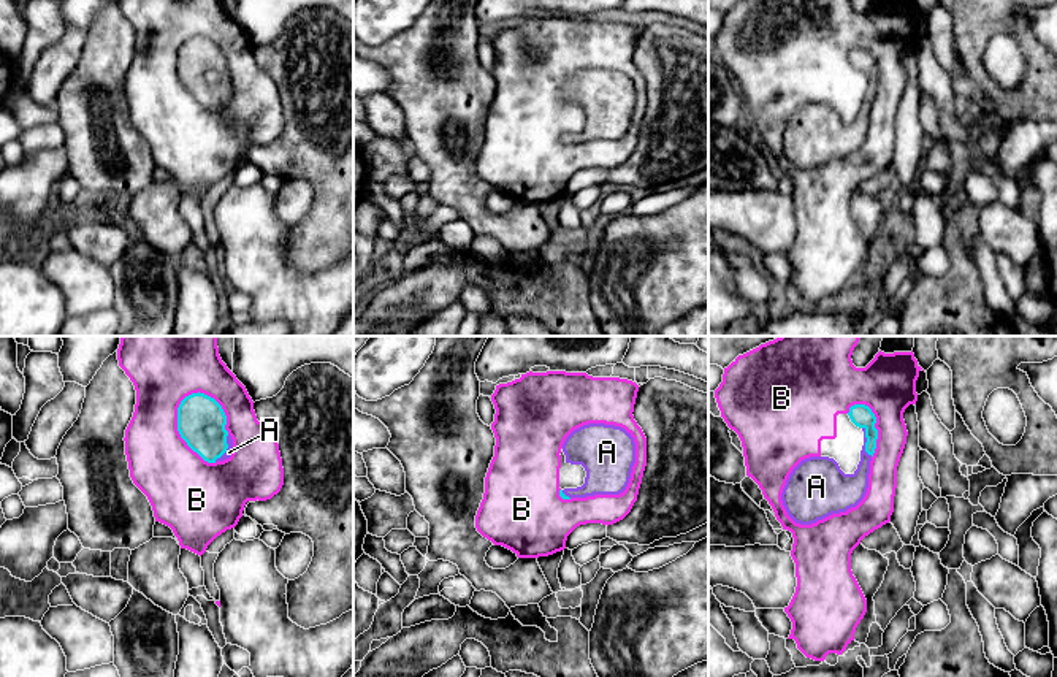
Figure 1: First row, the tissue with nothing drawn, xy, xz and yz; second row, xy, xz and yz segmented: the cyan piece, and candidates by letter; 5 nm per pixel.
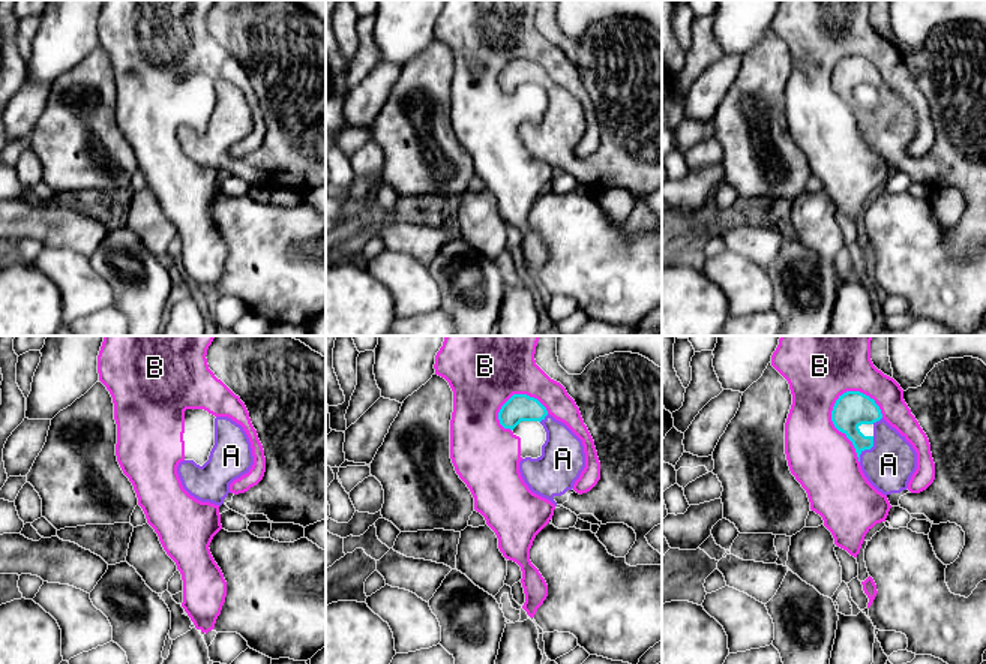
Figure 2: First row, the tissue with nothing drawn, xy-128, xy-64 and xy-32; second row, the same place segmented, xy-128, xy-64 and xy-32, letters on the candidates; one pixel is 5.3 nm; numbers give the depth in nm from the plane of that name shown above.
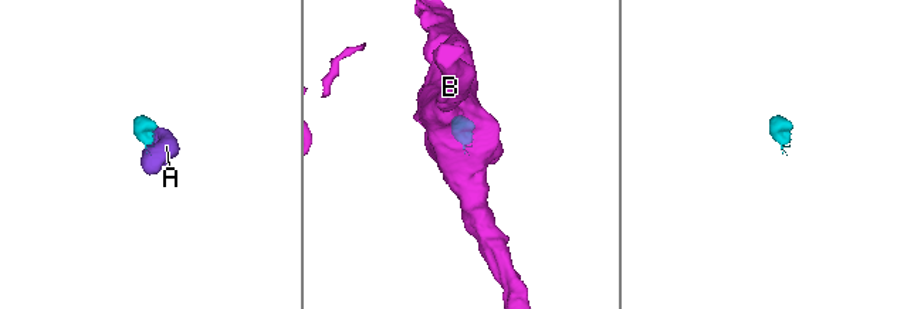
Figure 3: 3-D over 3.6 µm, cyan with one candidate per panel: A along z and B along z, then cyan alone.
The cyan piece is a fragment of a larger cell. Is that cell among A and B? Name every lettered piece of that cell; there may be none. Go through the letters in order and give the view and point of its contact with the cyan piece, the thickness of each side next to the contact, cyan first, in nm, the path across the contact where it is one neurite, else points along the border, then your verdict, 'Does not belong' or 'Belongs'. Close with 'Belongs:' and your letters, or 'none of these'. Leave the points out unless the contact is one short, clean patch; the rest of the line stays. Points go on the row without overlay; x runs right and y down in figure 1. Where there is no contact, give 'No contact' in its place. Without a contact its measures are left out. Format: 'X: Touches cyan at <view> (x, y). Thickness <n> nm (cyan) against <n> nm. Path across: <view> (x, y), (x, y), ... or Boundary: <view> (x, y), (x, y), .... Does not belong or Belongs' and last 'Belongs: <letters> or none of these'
A: Touches cyan at yz (866, 87). Thickness 110 nm (cyan) against 160 nm. Path across: yz (861, 61), (867, 67), (866, 87), (864, 114), (848, 133). Belongs
B: Touches cyan at xy (178, 75). Thickness 240 nm (cyan) against 340 nm. Does not belong
Belongs: A

